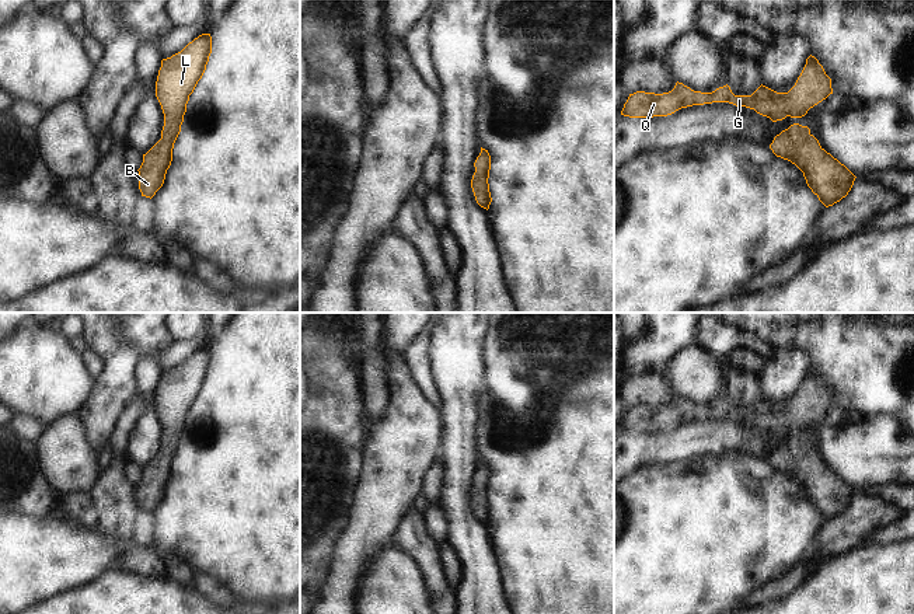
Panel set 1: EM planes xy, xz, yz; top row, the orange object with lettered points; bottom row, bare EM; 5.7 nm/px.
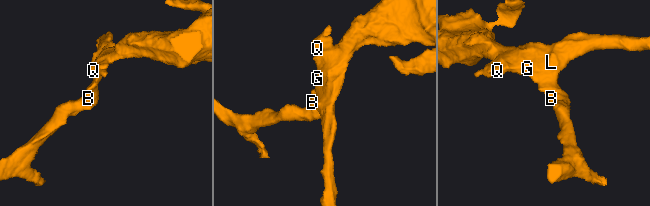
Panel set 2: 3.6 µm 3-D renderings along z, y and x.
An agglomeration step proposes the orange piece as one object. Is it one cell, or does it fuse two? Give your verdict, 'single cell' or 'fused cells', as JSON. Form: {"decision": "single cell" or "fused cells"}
{"decision": "single cell"}

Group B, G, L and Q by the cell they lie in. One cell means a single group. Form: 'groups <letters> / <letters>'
groups B G L Q

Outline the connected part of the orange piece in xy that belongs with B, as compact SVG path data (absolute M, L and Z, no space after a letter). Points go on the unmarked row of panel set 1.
M202 348L181 366L161 374L156 395L156 411L164 428L164 440L161 453L143 468L143 477L137 484L142 510L151 513L164 498L189 409L202 393L210 367L212 350Z

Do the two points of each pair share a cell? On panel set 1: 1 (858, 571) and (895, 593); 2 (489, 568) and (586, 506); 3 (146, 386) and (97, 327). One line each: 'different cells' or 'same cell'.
1: same cell
2: different cells
3: different cells

